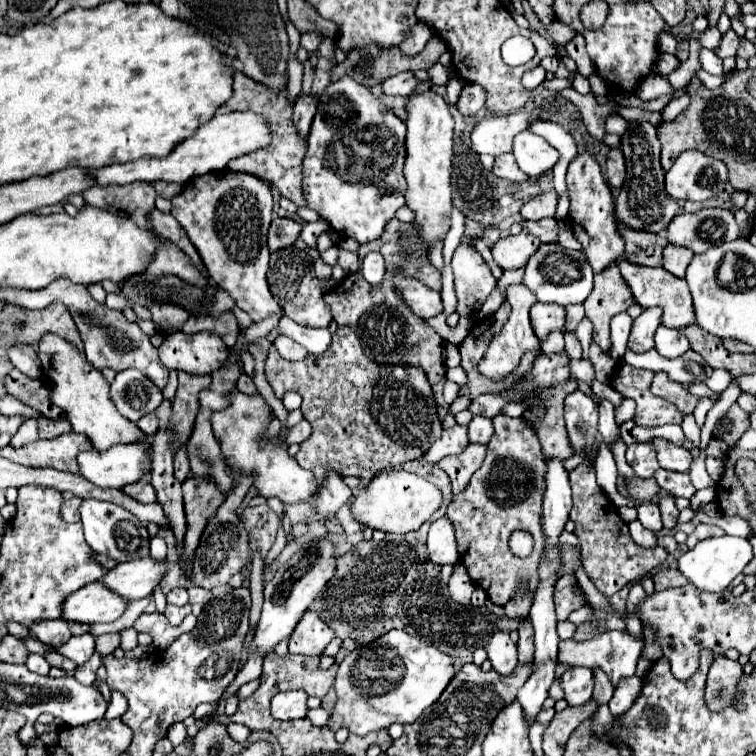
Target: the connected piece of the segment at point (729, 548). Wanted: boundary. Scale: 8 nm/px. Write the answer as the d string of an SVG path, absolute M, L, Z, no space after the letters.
M713 537L713 539L705 539L701 543L697 543L693 549L689 549L687 553L683 553L679 557L679 571L697 587L697 589L705 589L705 591L723 591L729 587L729 583L745 569L745 565L753 559L753 551L751 551L751 543L747 539L741 537Z

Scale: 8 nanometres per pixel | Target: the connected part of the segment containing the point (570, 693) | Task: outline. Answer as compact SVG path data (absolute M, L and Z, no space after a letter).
M571 667L561 677L561 683L563 683L563 689L565 689L565 699L573 707L587 703L593 695L593 671L591 669Z

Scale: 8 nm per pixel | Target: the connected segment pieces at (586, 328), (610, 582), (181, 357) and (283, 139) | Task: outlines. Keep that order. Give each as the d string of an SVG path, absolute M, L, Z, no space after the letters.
M587 317L581 319L581 323L575 327L573 335L579 339L579 343L583 349L583 359L589 360L589 347L591 343L591 331L593 331L593 325Z
M581 463L577 469L569 473L571 489L573 489L573 509L571 519L575 521L575 535L581 541L581 553L583 553L583 567L589 575L589 579L595 583L595 587L611 597L625 585L633 581L641 581L647 577L653 569L661 567L667 559L667 551L663 547L653 549L641 549L627 531L627 523L619 517L617 507L609 501L605 501L603 489L595 481L595 469L589 469L589 465Z
M183 331L169 333L159 347L159 359L167 369L185 371L191 375L211 375L223 367L229 357L229 347L213 331L187 335Z
M235 73L235 77L233 77L233 97L225 103L225 107L231 109L231 111L257 111L269 121L269 125L273 129L273 139L271 139L269 147L259 149L253 155L233 159L227 169L257 175L257 177L269 181L271 185L275 185L275 189L283 197L291 199L297 207L307 207L305 197L301 193L301 165L303 165L303 155L305 155L307 143L299 137L299 133L297 133L297 129L291 121L293 107L287 103L287 91L271 93L267 87L263 87L257 81L245 77L243 73Z

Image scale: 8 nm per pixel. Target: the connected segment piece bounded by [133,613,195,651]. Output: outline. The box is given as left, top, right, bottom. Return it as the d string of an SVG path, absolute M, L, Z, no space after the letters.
M143 613L133 623L133 629L149 633L153 637L153 647L161 651L161 649L167 649L181 633L190 632L194 628L193 615L185 617L181 625L182 627L169 625L167 617L161 613Z

